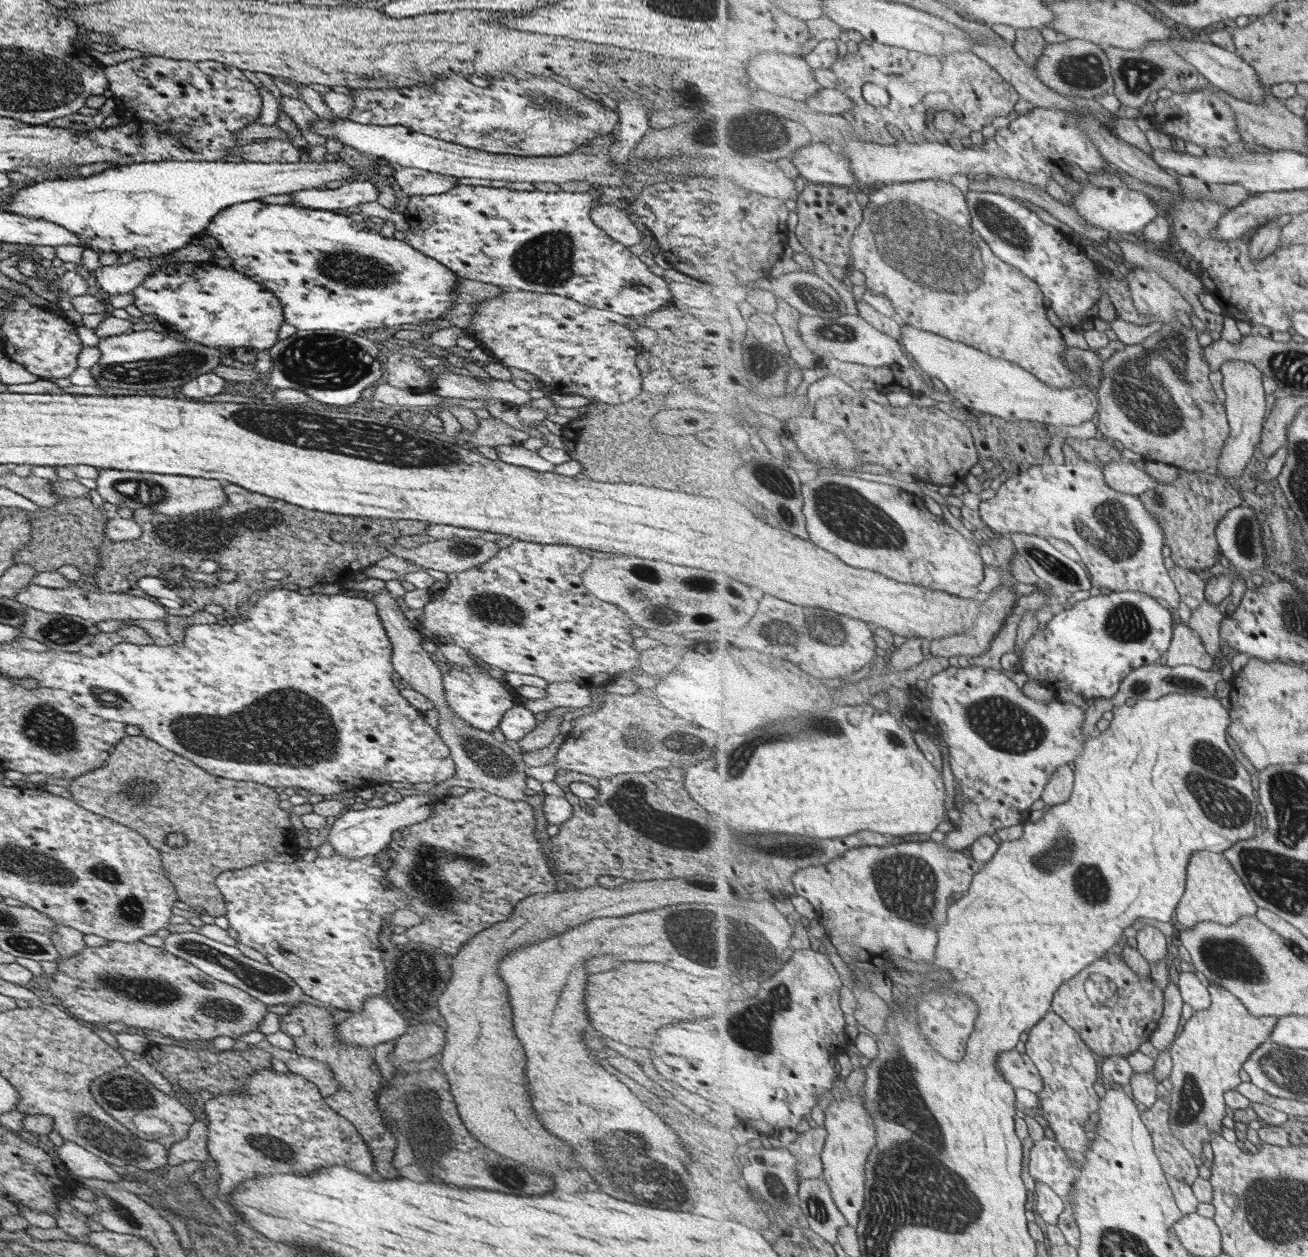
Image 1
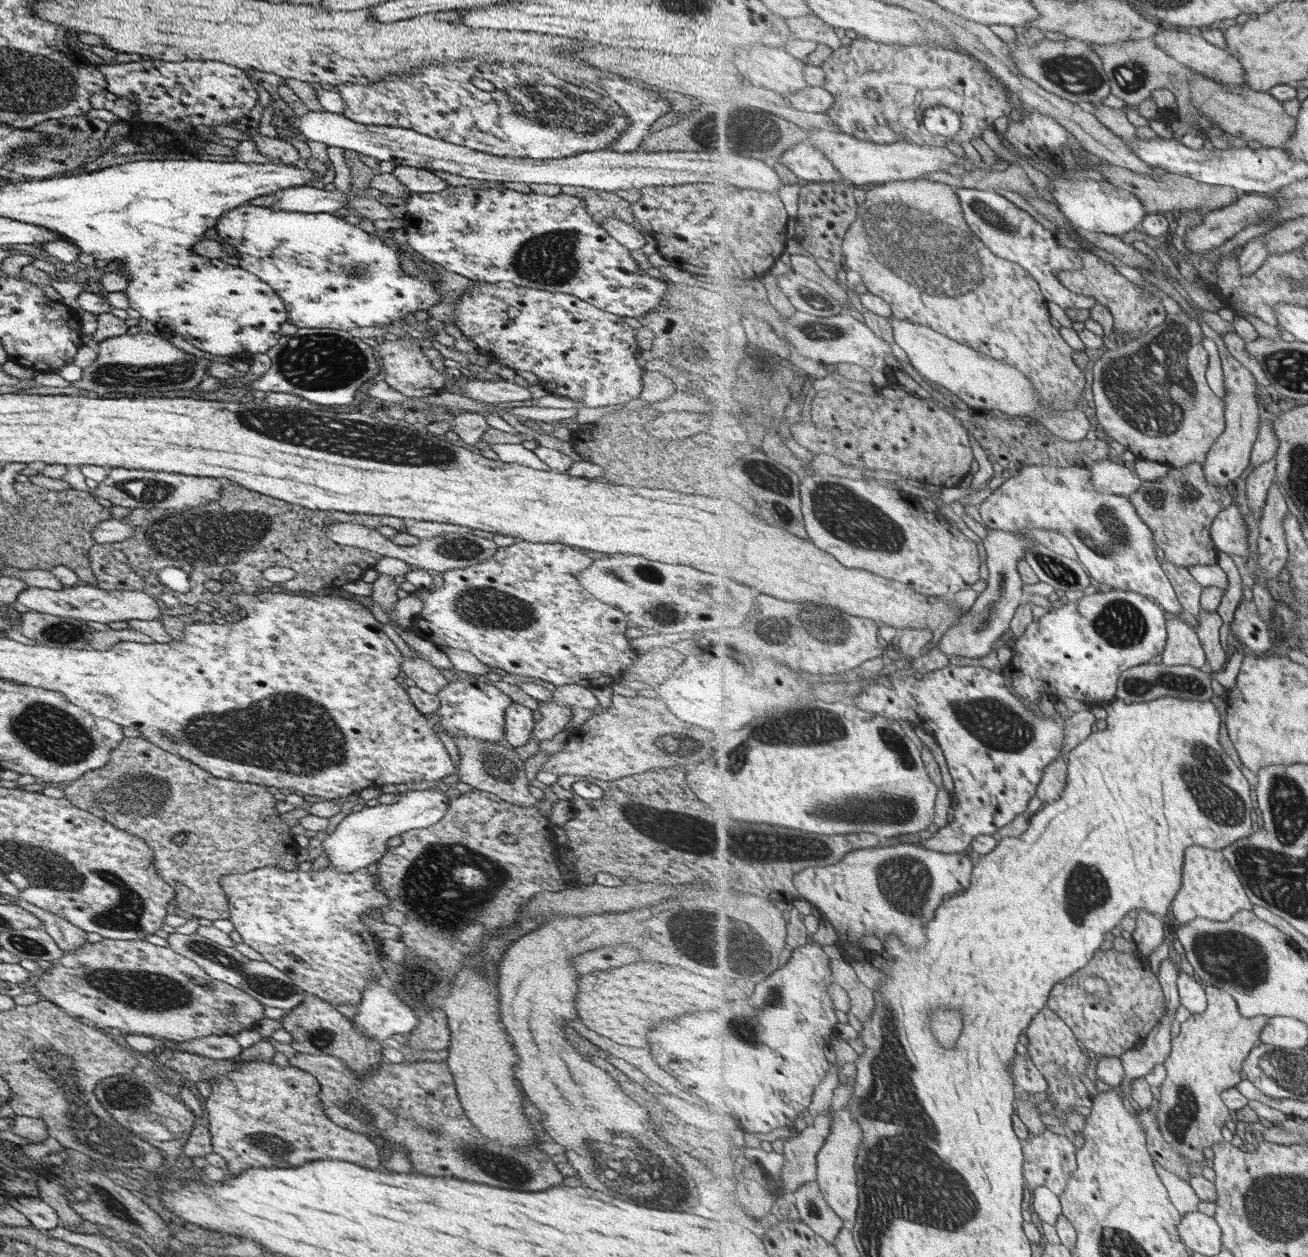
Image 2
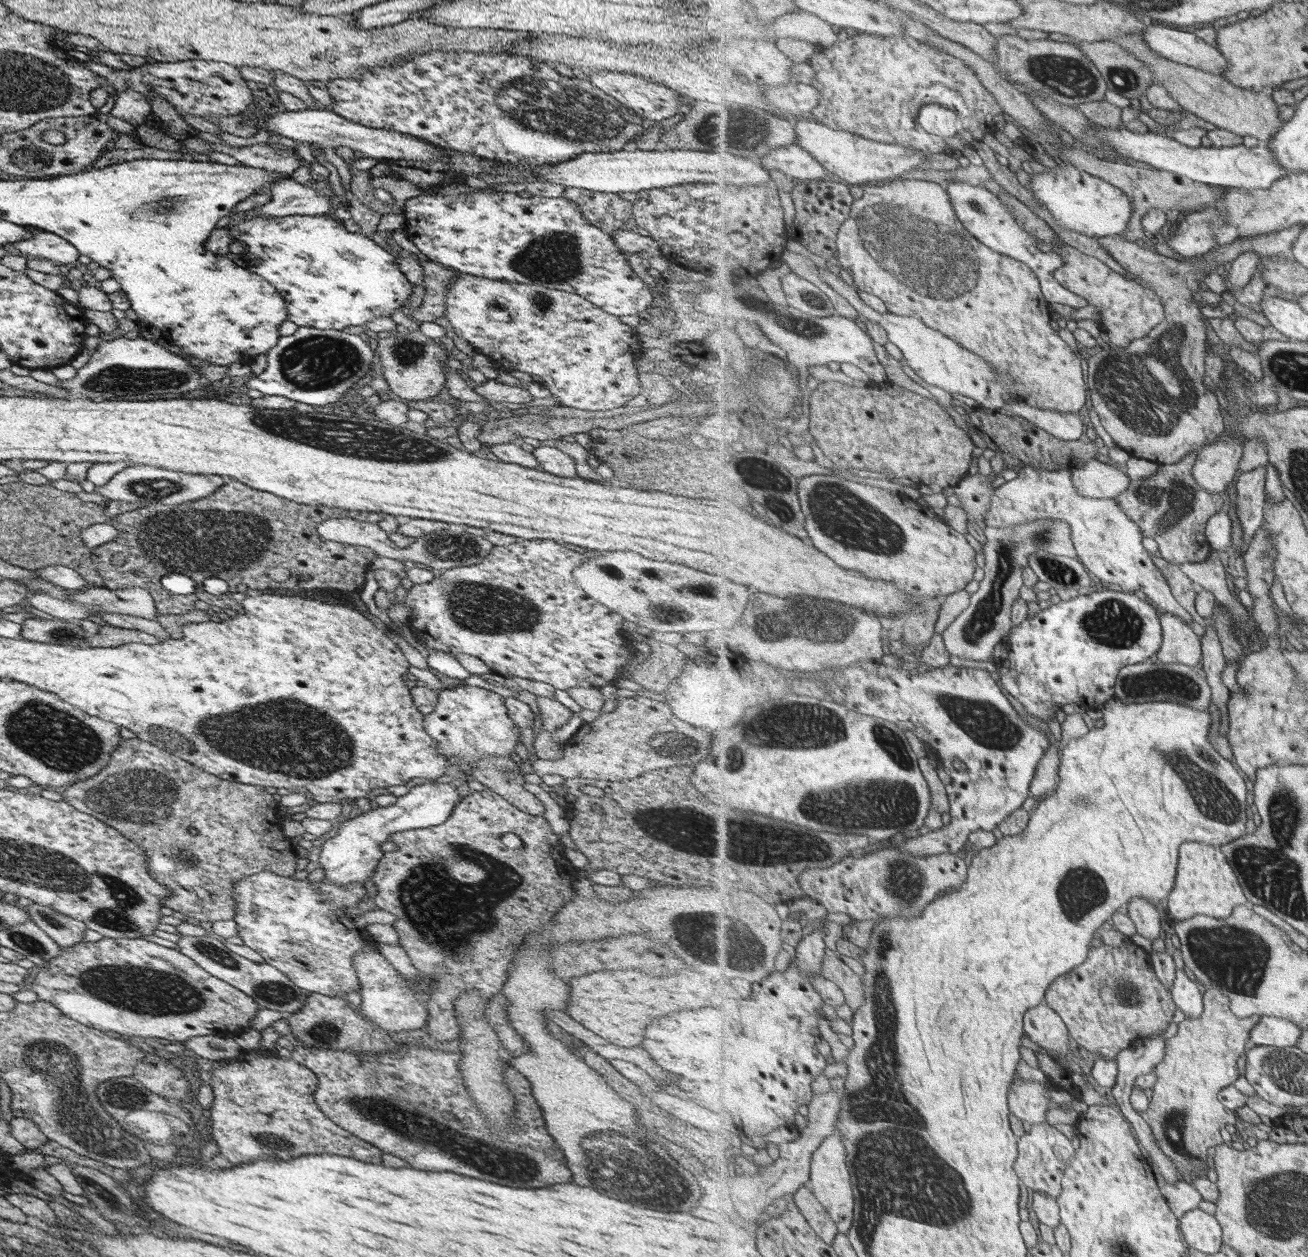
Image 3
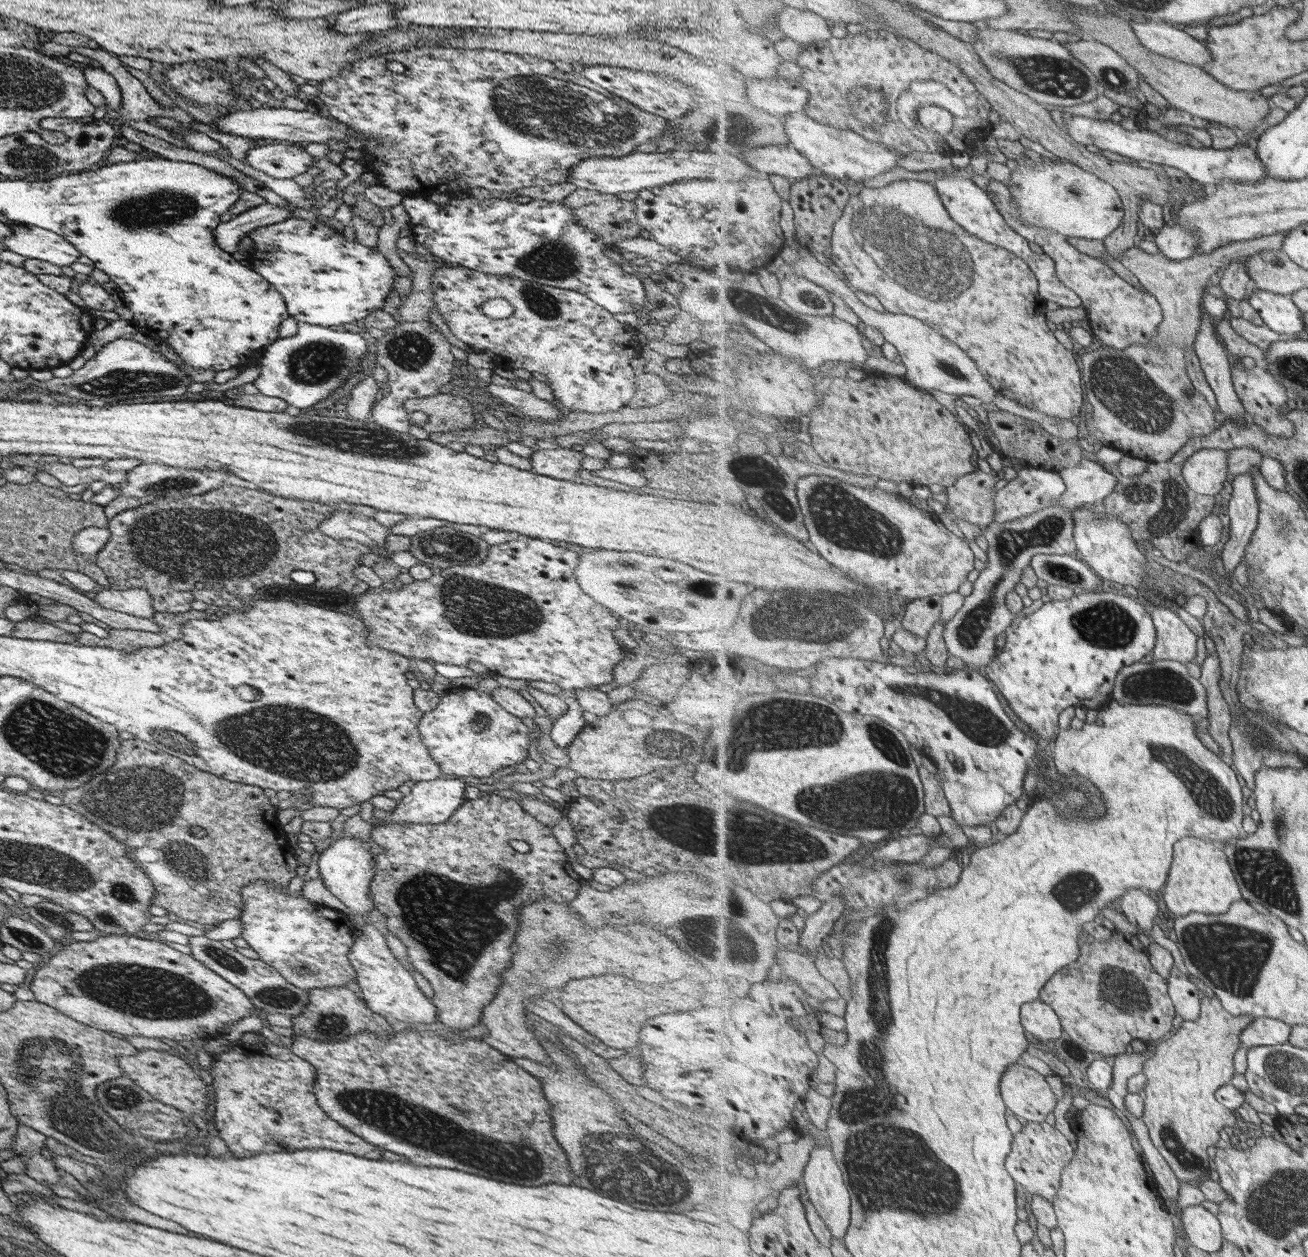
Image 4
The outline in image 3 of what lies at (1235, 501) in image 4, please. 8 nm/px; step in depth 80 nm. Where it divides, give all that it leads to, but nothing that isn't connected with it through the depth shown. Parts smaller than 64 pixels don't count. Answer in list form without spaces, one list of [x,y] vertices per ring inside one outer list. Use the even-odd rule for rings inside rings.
[[[1259,466],[1251,472],[1242,472],[1236,481],[1237,501],[1235,504],[1237,518],[1244,532],[1243,545],[1238,549],[1245,554],[1252,538],[1266,520],[1266,483],[1268,466]]]

